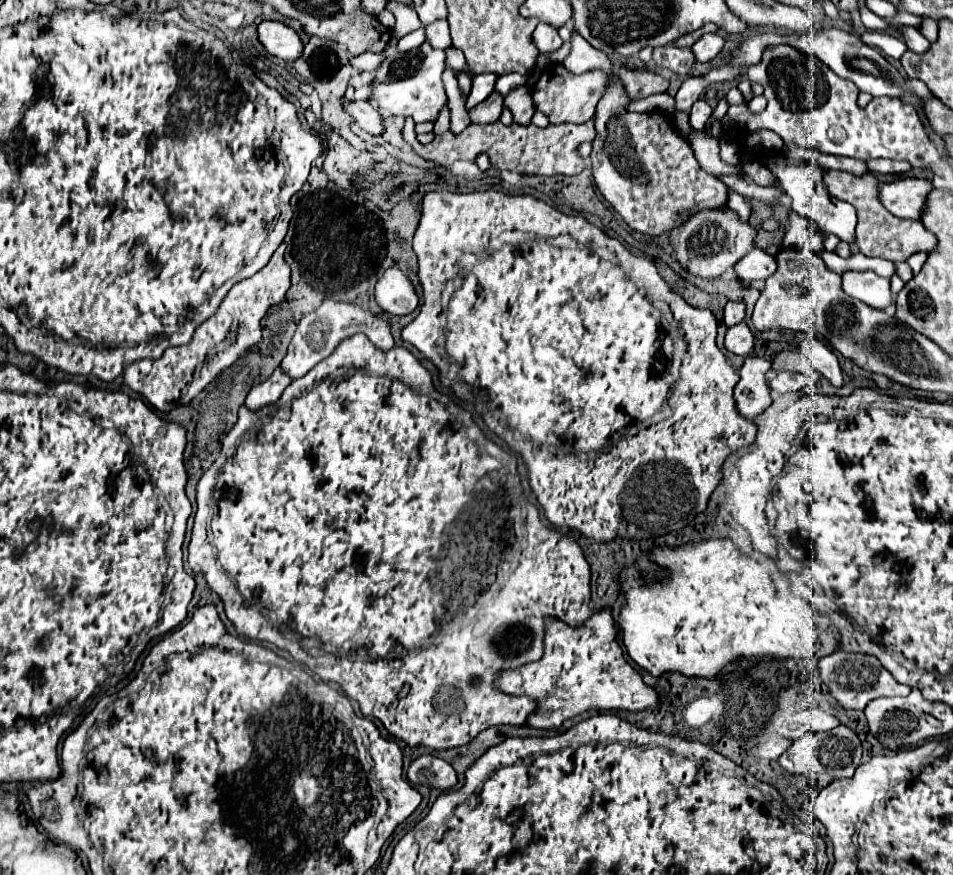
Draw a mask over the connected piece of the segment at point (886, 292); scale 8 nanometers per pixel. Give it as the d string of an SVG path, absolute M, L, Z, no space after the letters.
M848 271L842 275L842 285L850 297L876 309L884 309L892 299L888 279L878 277L874 271Z

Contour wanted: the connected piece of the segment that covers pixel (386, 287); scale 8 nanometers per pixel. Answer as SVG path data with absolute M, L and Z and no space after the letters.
M396 267L386 269L386 273L378 279L374 297L380 309L390 315L406 315L418 307L416 289L408 281L408 277Z

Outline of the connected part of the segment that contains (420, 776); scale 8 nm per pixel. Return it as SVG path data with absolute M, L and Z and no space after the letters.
M422 755L412 761L406 775L410 783L424 785L430 789L446 791L456 785L456 771L452 769L452 765L432 755Z

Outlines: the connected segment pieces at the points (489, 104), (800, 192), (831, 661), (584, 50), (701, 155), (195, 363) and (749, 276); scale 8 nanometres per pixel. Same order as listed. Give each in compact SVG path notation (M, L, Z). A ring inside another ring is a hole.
M492 93L490 97L486 97L480 105L472 107L468 111L470 115L470 121L472 123L494 123L500 119L500 113L502 113L502 107L504 107L504 99L500 93Z
M776 165L776 169L774 169L772 173L778 177L782 189L790 195L790 199L792 199L792 209L794 209L796 213L800 213L802 217L810 219L818 229L822 229L822 231L826 231L826 233L834 233L834 235L828 235L828 239L824 241L824 249L826 249L826 251L834 251L834 249L838 247L840 239L842 239L842 241L848 241L848 243L852 245L852 251L854 251L856 209L854 209L850 203L840 201L840 199L836 199L836 197L832 197L832 195L828 193L828 187L826 187L824 177L822 177L824 173L822 173L816 165L804 165L804 167L786 165L784 169L780 169L780 165Z
M834 651L818 661L818 673L822 683L828 687L830 695L840 703L844 709L864 709L864 705L876 697L892 697L892 695L908 695L910 687L900 685L872 655L864 653L846 653Z
M572 29L572 47L570 47L568 57L562 63L568 71L574 71L574 73L598 69L606 73L610 79L614 77L612 75L614 69L608 55L604 55L600 49L594 49L588 41L584 41L584 37L576 29Z
M692 129L690 135L688 135L688 141L694 149L694 155L700 163L700 167L710 173L710 175L736 175L740 171L740 167L732 167L732 165L724 165L718 157L718 149L720 145L714 143L714 137L708 133L708 129L702 129L702 131L696 131Z
M280 245L274 251L270 263L264 269L260 269L256 277L244 279L228 291L216 315L212 315L204 325L200 325L200 329L196 329L192 343L166 349L166 353L160 359L140 359L128 365L122 373L124 385L148 399L148 403L158 411L168 413L174 407L192 401L220 373L236 367L242 359L246 359L250 351L258 351L262 339L262 317L272 305L280 303L286 291L290 289L290 267L284 263L284 249L286 247Z
M754 247L736 263L734 269L742 281L764 281L776 271L776 259L764 249Z

